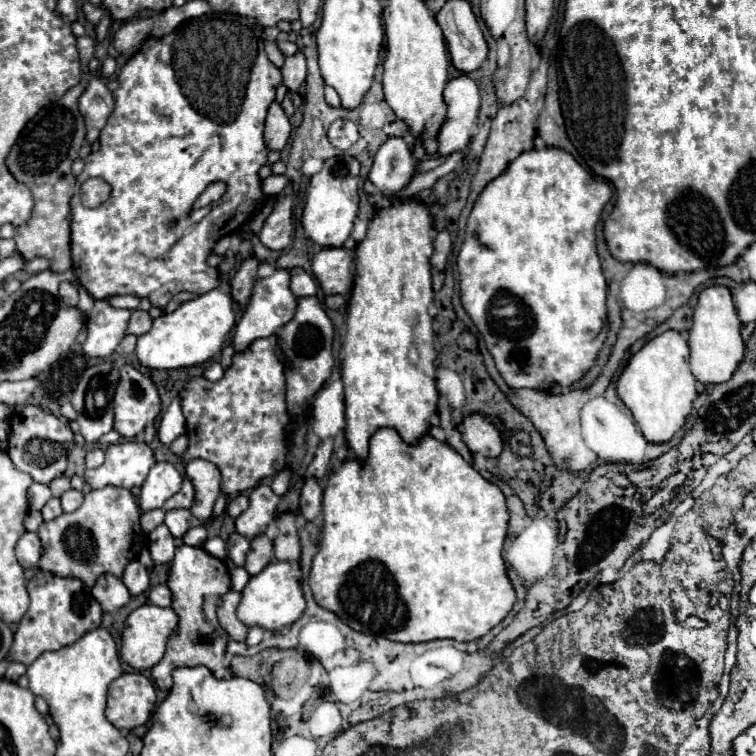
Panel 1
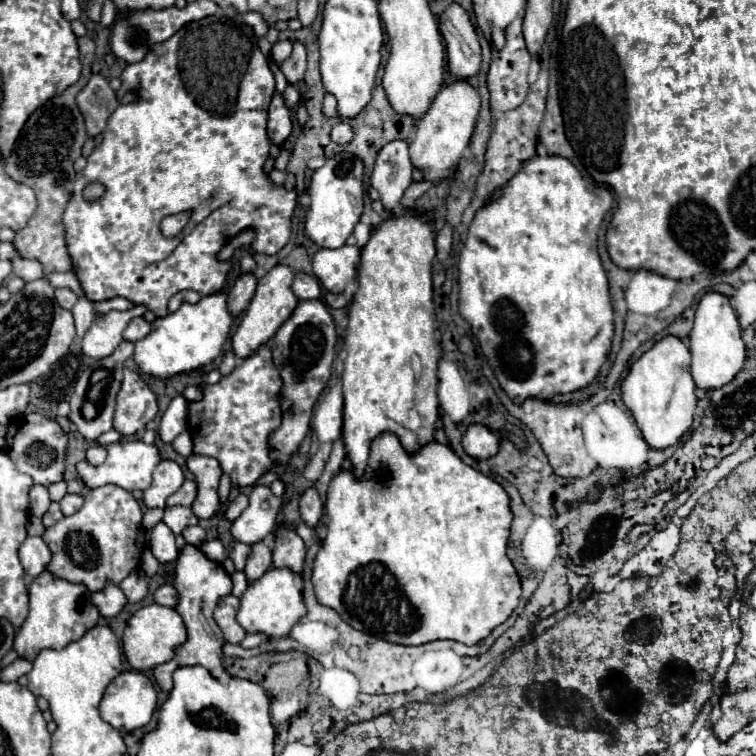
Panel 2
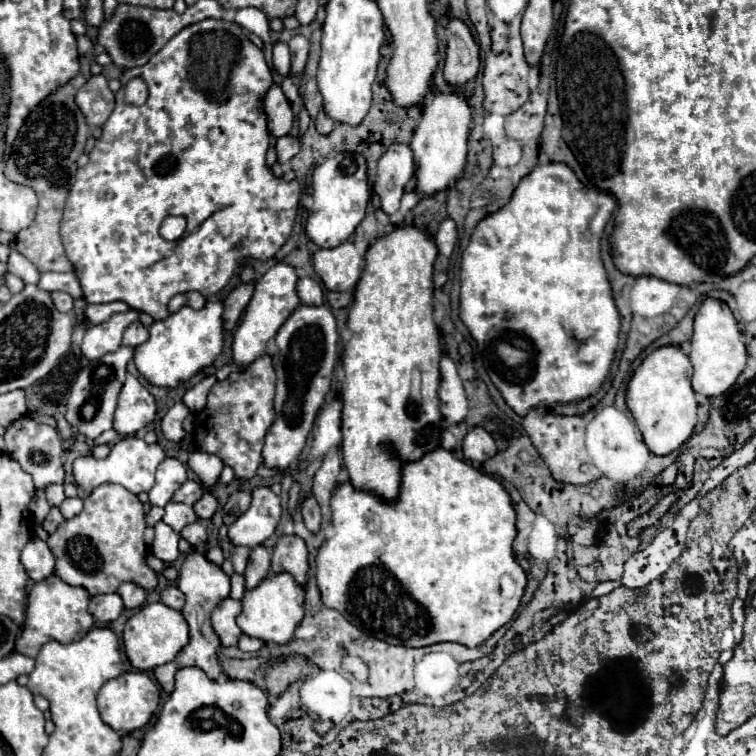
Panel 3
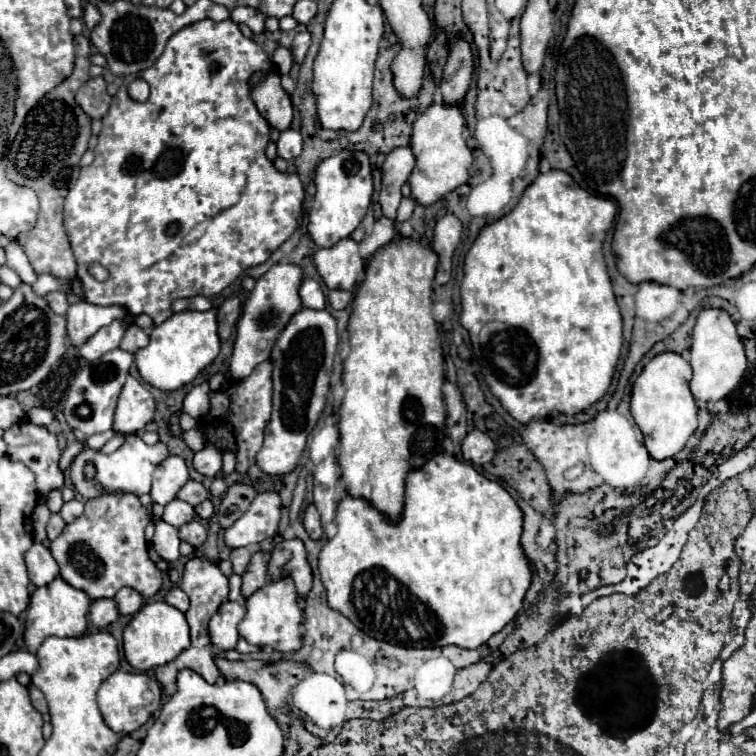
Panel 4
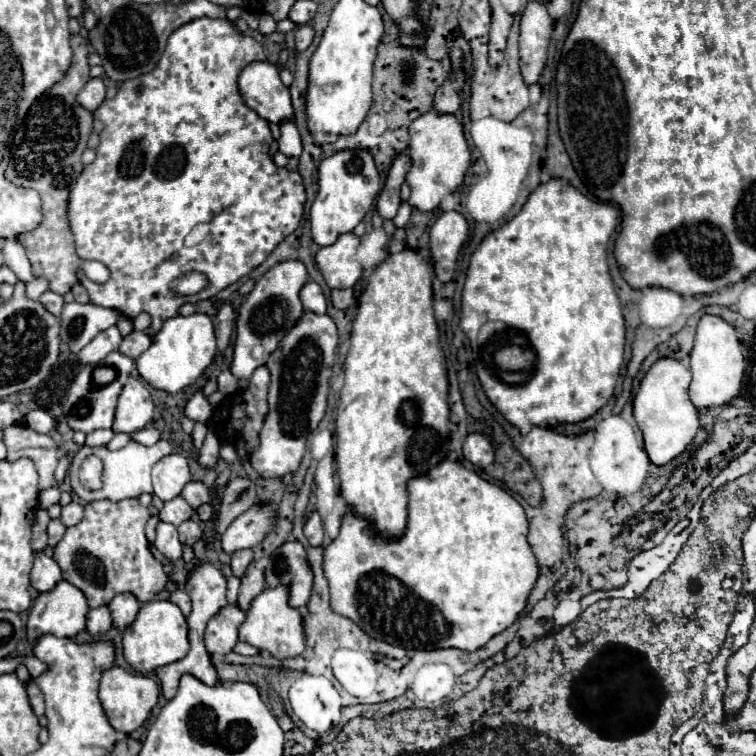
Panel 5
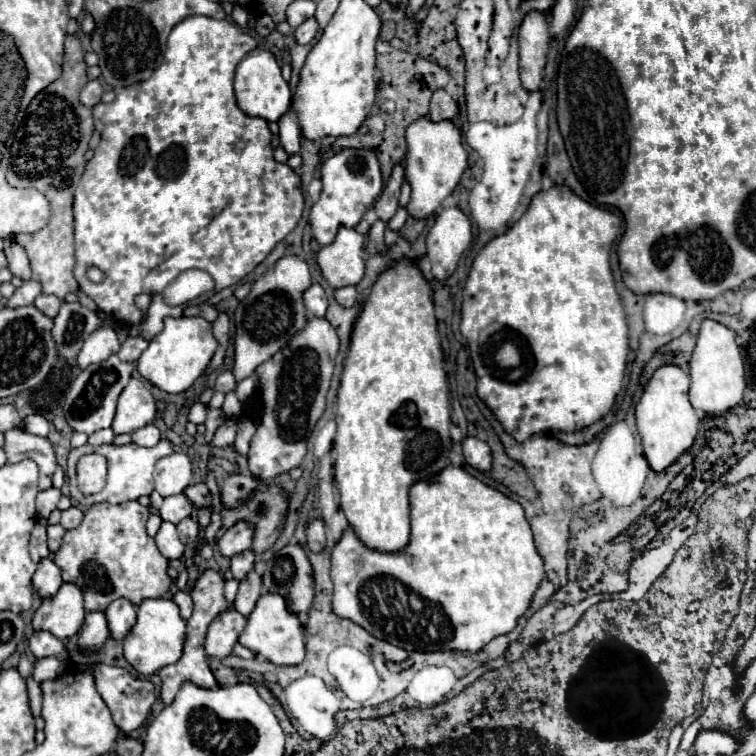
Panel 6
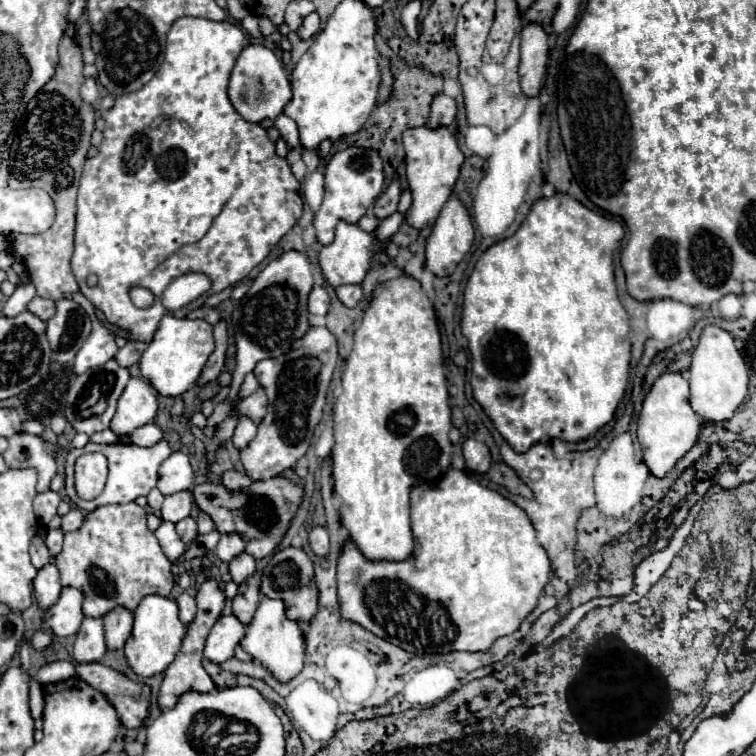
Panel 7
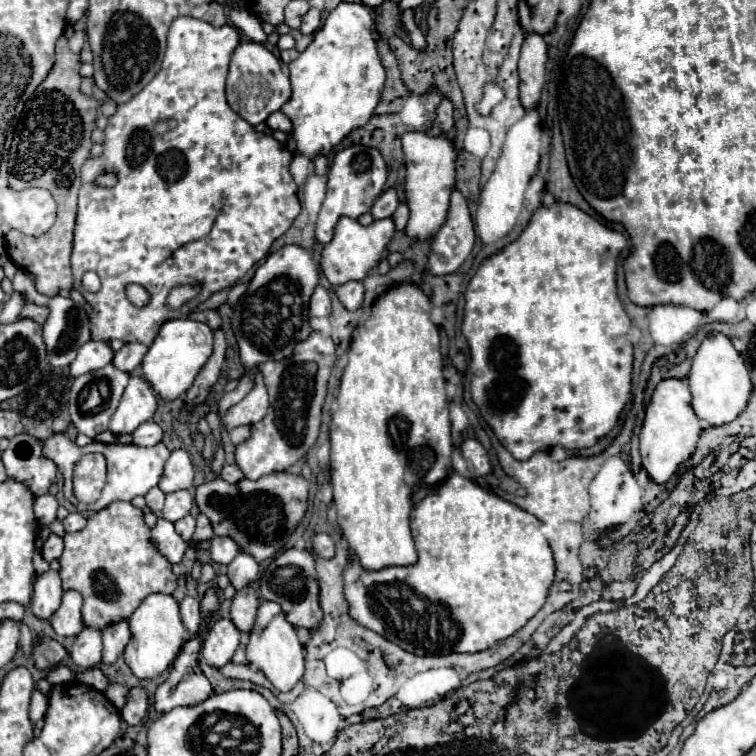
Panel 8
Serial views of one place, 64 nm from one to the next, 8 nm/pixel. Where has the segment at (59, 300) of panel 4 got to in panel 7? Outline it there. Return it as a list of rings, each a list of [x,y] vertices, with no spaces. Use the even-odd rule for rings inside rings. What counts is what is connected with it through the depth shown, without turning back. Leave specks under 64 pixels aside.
[[[36,296],[36,298],[28,304],[28,310],[30,310],[32,314],[36,314],[38,318],[48,320],[48,318],[52,318],[52,314],[56,314],[56,302],[54,302],[54,300],[48,300],[48,298]]]

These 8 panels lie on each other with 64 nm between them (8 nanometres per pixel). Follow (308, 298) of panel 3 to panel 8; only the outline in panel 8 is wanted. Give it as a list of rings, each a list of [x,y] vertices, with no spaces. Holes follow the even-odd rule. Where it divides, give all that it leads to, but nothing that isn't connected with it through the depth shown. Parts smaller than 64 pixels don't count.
[[[316,286],[310,298],[310,316],[328,316],[330,314],[330,296],[324,286]]]

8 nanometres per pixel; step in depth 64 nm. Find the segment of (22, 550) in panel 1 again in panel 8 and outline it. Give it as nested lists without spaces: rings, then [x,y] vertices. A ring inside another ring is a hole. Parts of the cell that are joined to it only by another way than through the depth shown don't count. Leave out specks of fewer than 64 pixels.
[[[48,570],[40,576],[36,576],[34,582],[34,596],[32,596],[32,610],[38,618],[50,618],[62,600],[62,582],[56,570]]]

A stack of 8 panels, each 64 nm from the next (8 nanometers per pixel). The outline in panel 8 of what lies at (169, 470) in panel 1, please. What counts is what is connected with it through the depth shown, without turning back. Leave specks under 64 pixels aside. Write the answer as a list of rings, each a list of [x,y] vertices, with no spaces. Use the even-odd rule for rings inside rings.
[[[174,450],[164,466],[164,474],[160,478],[158,488],[164,494],[170,494],[190,486],[190,456],[184,450]]]

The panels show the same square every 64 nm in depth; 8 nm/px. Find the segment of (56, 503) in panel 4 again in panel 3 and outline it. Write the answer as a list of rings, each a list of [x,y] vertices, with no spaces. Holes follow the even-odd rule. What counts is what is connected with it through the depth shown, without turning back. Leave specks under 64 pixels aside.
[[[52,484],[52,486],[48,486],[48,488],[46,488],[46,498],[48,498],[48,502],[50,502],[52,506],[60,506],[62,500],[66,498],[66,496],[64,496],[64,486],[62,486],[62,484]]]

